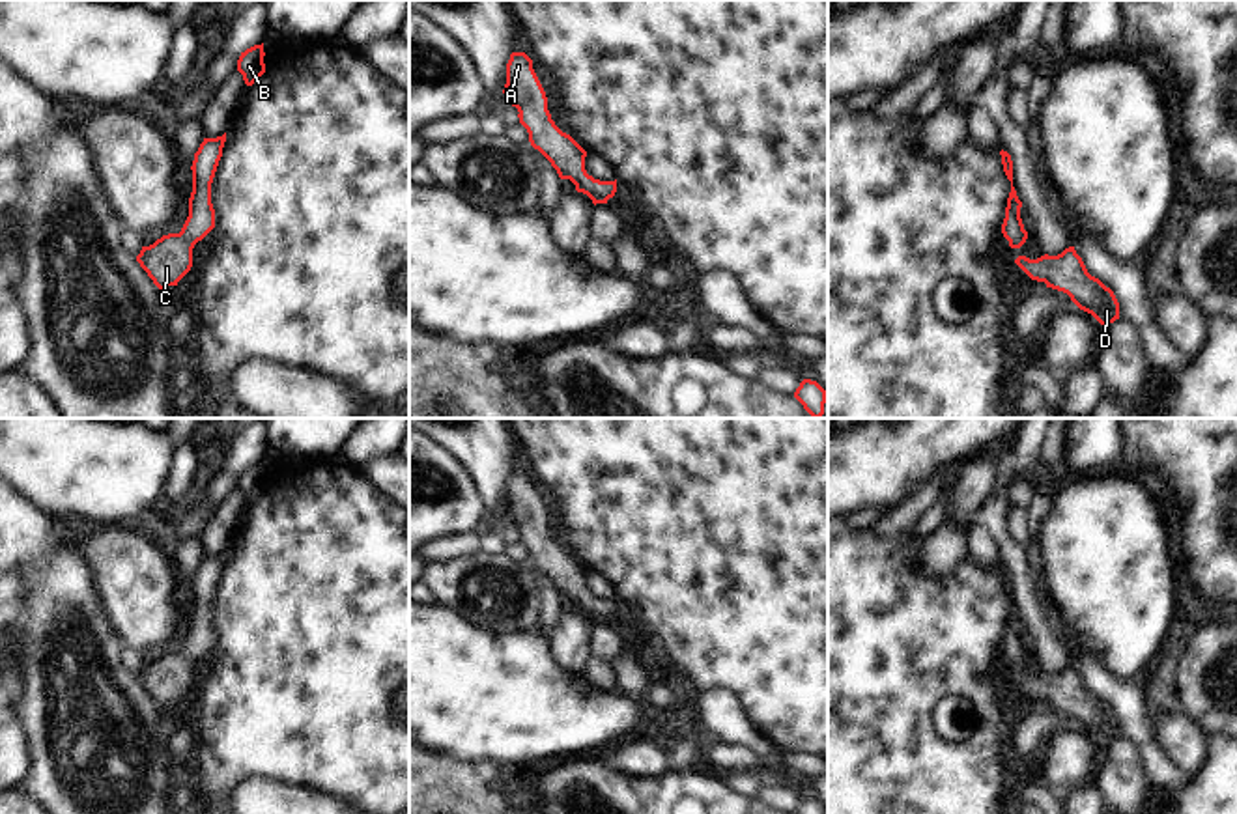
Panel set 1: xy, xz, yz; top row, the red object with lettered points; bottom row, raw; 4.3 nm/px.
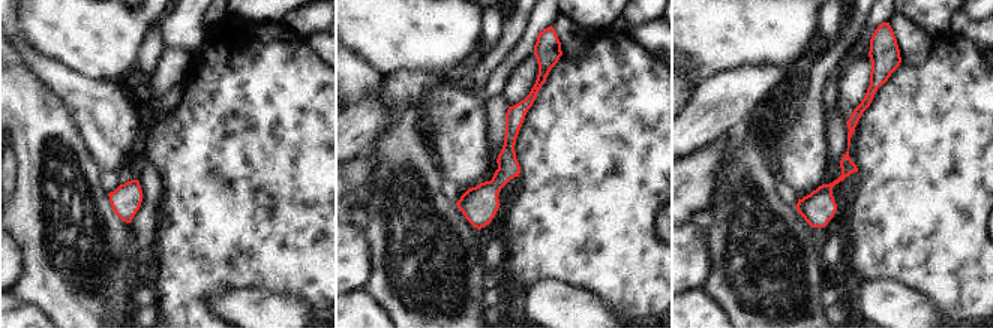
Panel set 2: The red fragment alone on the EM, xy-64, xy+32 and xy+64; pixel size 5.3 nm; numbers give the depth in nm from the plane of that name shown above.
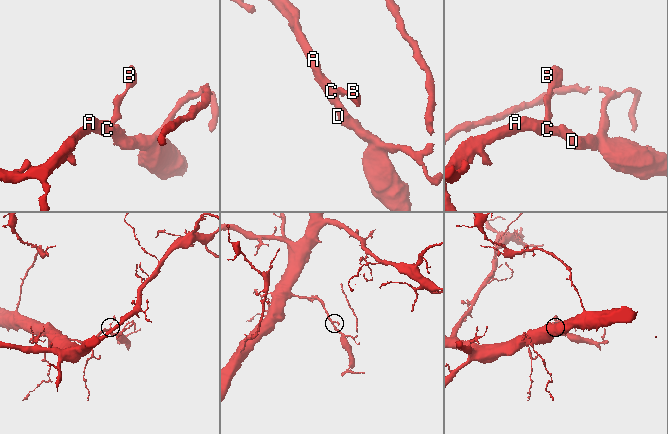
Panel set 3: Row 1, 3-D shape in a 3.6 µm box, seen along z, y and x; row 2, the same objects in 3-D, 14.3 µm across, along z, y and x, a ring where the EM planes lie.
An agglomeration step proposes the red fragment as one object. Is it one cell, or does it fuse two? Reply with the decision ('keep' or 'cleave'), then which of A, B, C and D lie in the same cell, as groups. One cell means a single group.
keep; A B C D

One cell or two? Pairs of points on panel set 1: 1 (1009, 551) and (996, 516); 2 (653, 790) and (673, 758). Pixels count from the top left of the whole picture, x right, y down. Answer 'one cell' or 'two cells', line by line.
1: one cell
2: two cells

